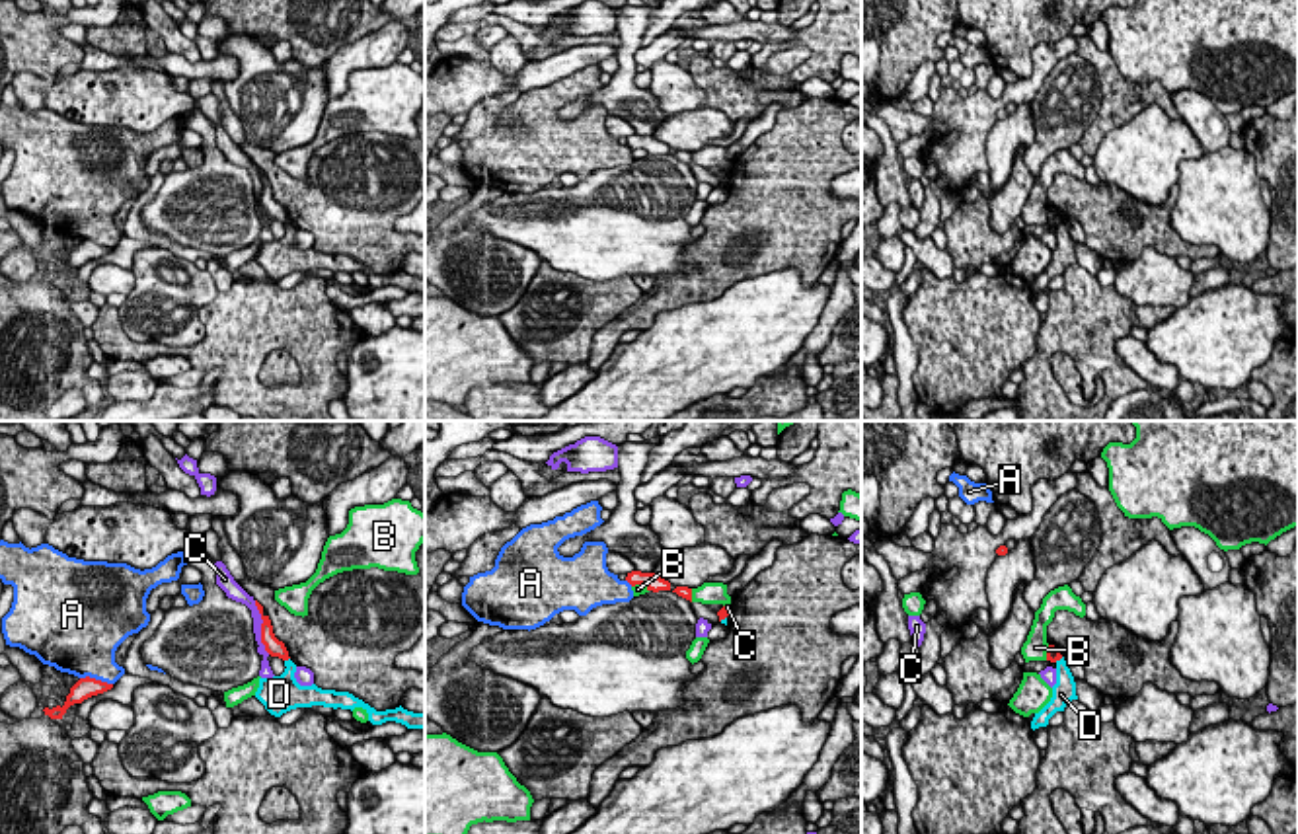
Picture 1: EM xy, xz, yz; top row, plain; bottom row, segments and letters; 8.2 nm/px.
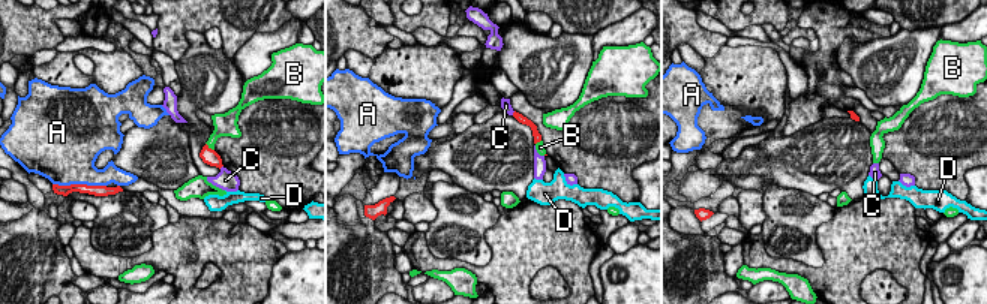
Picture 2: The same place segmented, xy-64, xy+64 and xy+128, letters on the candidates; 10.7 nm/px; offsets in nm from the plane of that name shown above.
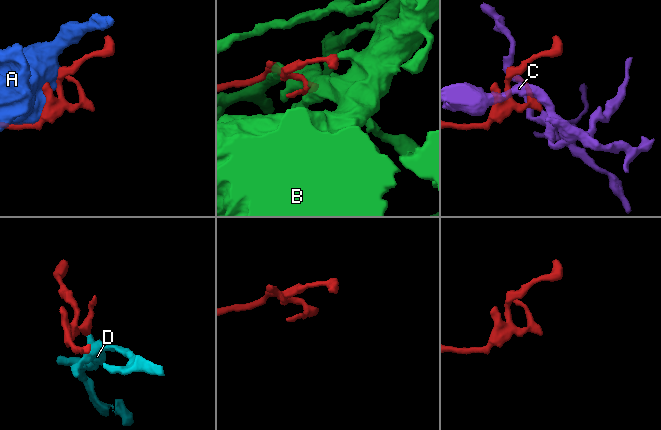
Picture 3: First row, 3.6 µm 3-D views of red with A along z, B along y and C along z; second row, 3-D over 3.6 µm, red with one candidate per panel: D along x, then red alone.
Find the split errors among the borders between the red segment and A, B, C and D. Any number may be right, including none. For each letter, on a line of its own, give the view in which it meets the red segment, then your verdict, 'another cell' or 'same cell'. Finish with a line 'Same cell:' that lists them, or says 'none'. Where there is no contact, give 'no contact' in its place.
A: xy | another cell
B: xz | another cell
C: xy | another cell
D: xy | another cell
Same cell: none

